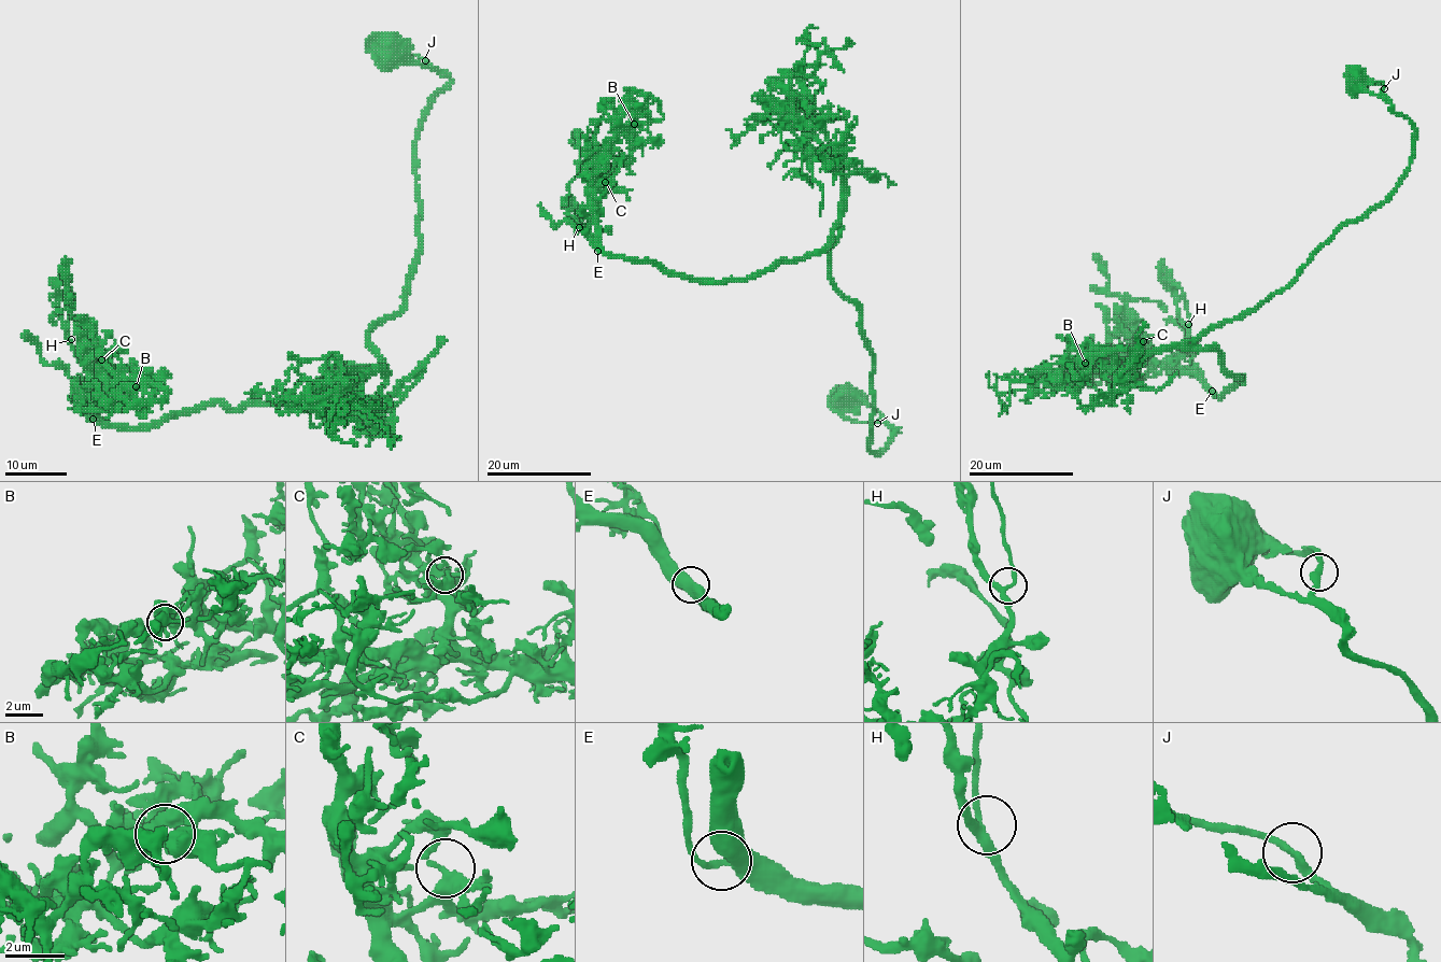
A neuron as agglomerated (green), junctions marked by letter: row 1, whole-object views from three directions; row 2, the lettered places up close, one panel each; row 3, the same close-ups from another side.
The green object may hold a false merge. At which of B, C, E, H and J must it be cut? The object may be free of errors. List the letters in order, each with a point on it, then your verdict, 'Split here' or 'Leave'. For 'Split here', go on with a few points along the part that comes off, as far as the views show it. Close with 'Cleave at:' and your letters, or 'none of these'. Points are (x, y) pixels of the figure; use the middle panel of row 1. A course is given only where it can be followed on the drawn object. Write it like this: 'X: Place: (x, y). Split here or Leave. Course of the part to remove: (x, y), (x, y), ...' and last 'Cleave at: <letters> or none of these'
B: Place: (634, 124). Leave
C: Place: (605, 182). Leave
E: Place: (597, 251). Leave
H: Place: (579, 227). Leave
J: Place: (877, 423). Leave
Cleave at: none of these

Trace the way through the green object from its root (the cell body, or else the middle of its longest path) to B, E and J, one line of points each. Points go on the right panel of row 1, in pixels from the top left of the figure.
B: (1358, 81), (1413, 125), (1410, 167), (1288, 286), (1187, 342), (1242, 381), (1219, 397), (1194, 375), (1085, 363)
E: (1358, 81), (1413, 125), (1410, 167), (1288, 286), (1187, 342), (1215, 349), (1242, 378), (1221, 397), (1212, 391)
J: (1358, 81), (1362, 80), (1366, 90), (1379, 95), (1384, 88)

